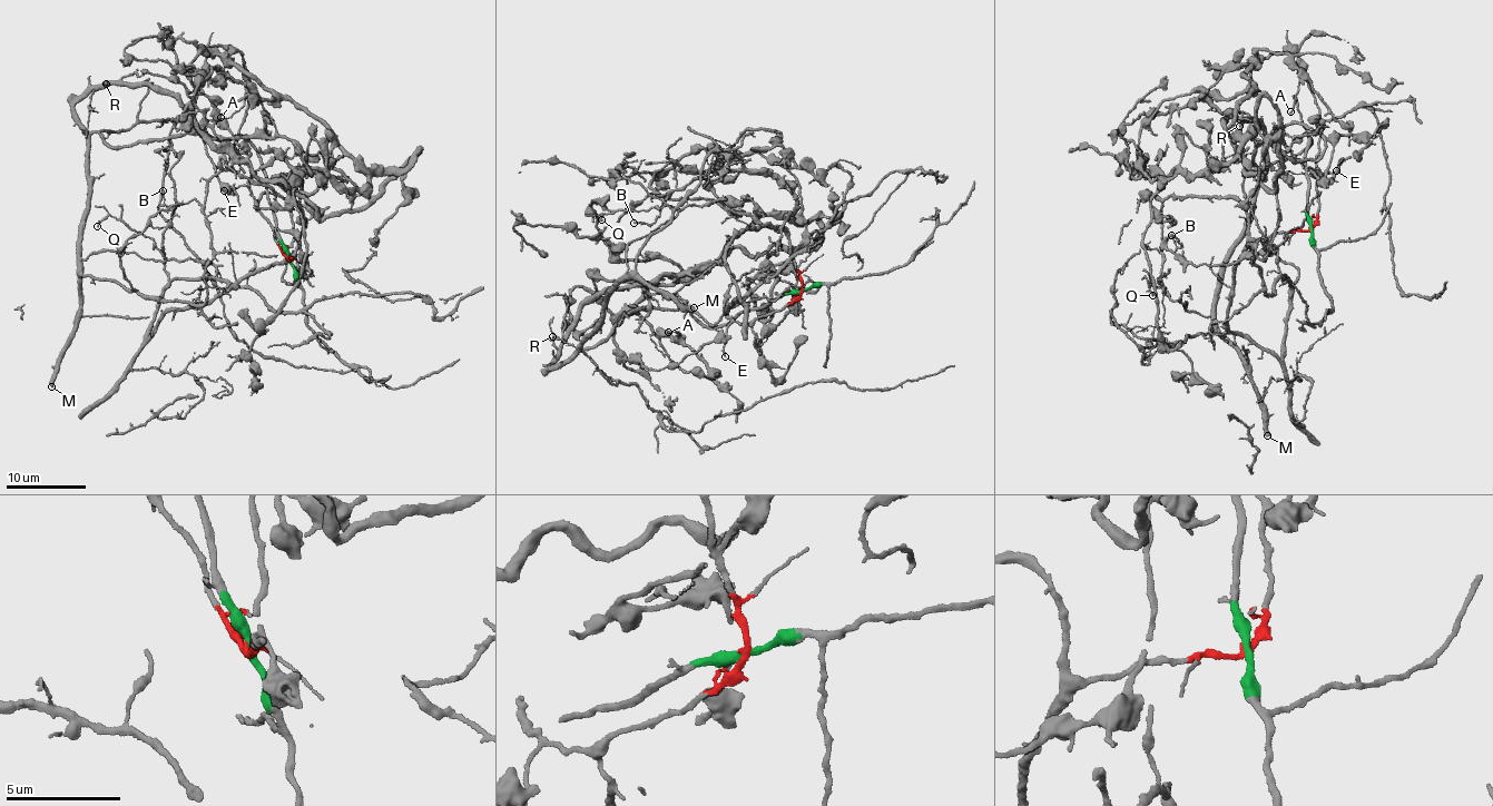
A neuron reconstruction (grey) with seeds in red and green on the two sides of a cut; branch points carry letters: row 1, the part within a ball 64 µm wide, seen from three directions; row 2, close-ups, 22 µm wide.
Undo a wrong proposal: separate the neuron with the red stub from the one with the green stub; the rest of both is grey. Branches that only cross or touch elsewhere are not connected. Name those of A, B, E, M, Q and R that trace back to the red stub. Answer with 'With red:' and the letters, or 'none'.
With red: B, E

